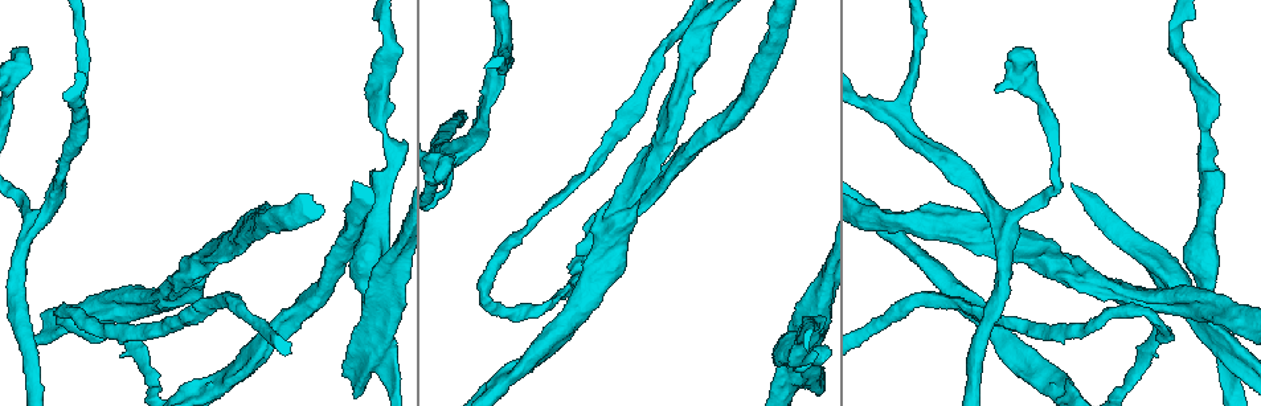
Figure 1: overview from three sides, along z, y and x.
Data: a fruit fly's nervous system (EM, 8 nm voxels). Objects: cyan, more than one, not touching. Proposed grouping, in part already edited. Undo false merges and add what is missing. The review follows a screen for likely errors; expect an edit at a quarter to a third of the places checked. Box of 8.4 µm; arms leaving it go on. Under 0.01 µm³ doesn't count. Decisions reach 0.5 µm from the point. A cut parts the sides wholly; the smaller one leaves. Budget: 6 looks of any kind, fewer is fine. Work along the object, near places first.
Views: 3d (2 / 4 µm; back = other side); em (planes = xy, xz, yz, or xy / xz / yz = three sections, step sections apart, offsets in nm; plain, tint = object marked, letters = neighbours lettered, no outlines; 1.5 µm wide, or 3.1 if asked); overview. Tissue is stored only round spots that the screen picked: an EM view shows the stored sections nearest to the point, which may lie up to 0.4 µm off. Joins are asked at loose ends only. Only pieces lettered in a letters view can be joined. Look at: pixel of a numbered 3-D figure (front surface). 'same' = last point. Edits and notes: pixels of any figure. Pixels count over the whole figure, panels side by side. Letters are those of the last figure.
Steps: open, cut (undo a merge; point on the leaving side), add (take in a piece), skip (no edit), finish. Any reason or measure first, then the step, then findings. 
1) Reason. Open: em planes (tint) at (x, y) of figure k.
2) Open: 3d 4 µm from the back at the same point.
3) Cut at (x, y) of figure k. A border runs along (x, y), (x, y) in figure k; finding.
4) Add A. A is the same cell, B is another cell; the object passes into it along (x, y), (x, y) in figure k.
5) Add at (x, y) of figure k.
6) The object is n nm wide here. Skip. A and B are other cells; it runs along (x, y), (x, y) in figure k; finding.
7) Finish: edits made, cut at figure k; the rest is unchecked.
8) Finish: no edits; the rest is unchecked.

A fork. Open: 3d 4 µm from the back at (232, 240) of figure 1.

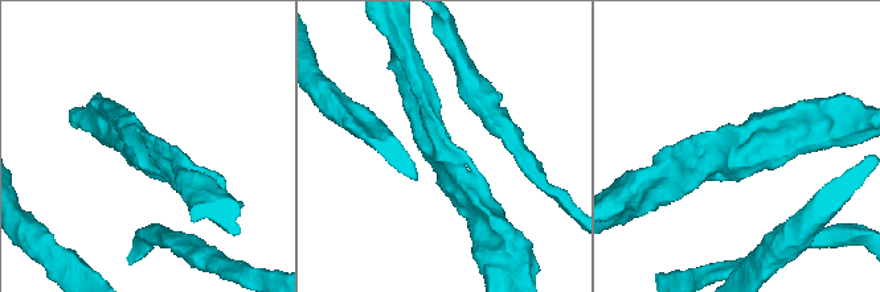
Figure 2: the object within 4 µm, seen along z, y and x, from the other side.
3 arms meet here; the arms are 260, 280, 280 nm wide; need the tissue. Open: em xz step 4 (letters) at (442, 151) of figure 2.

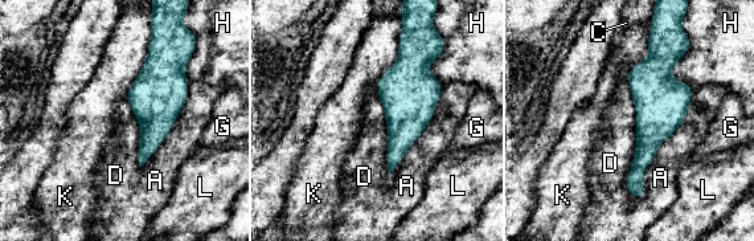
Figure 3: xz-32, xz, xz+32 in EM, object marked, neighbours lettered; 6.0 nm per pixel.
Open: em planes (letters) at the same point.

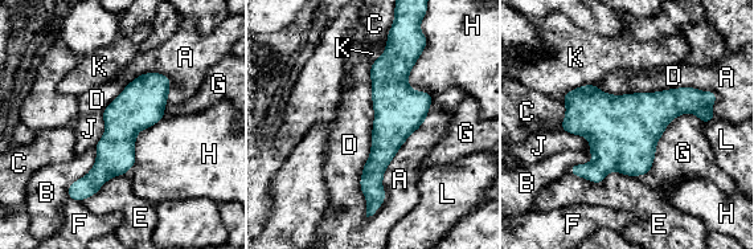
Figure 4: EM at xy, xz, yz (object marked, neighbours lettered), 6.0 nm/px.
The object is 260 nm wide here. Skip. A, B, C, D, E, F, G, H, J, K and L are other cells; it runs along (166, 80), (74, 196) in figure 4; continuous, no second neuron.

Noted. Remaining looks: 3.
Sharp bend. Open: em planes (letters) at (542, 312) of figure 1.

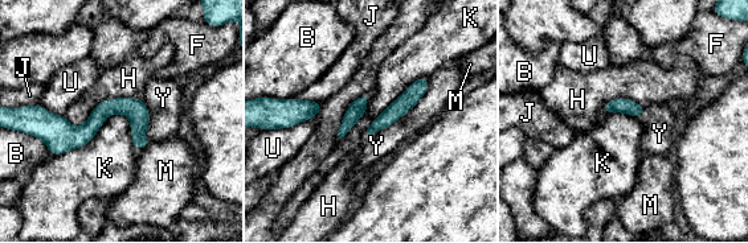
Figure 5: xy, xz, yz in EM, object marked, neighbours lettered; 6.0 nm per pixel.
Skip. B, F, H, J, K, M, U and Y are other cells; it runs along (146, 114), (109, 107), (85, 131), (58, 123) in figure 5; one neuron here.

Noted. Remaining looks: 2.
Free end. Open: em planes (letters) at (1203, 341) of figure 1.

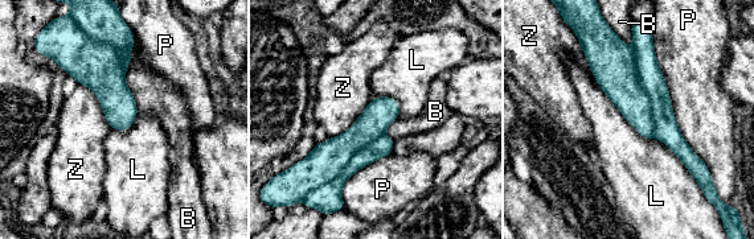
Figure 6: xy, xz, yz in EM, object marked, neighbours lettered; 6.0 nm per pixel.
The object is 190 nm wide here; the longest contact is with P, 900 nm. Skip. B, L, P and Z are other cells; no lettered piece goes on from it.

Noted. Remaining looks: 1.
Finish: no edits; the rest is unchecked.

